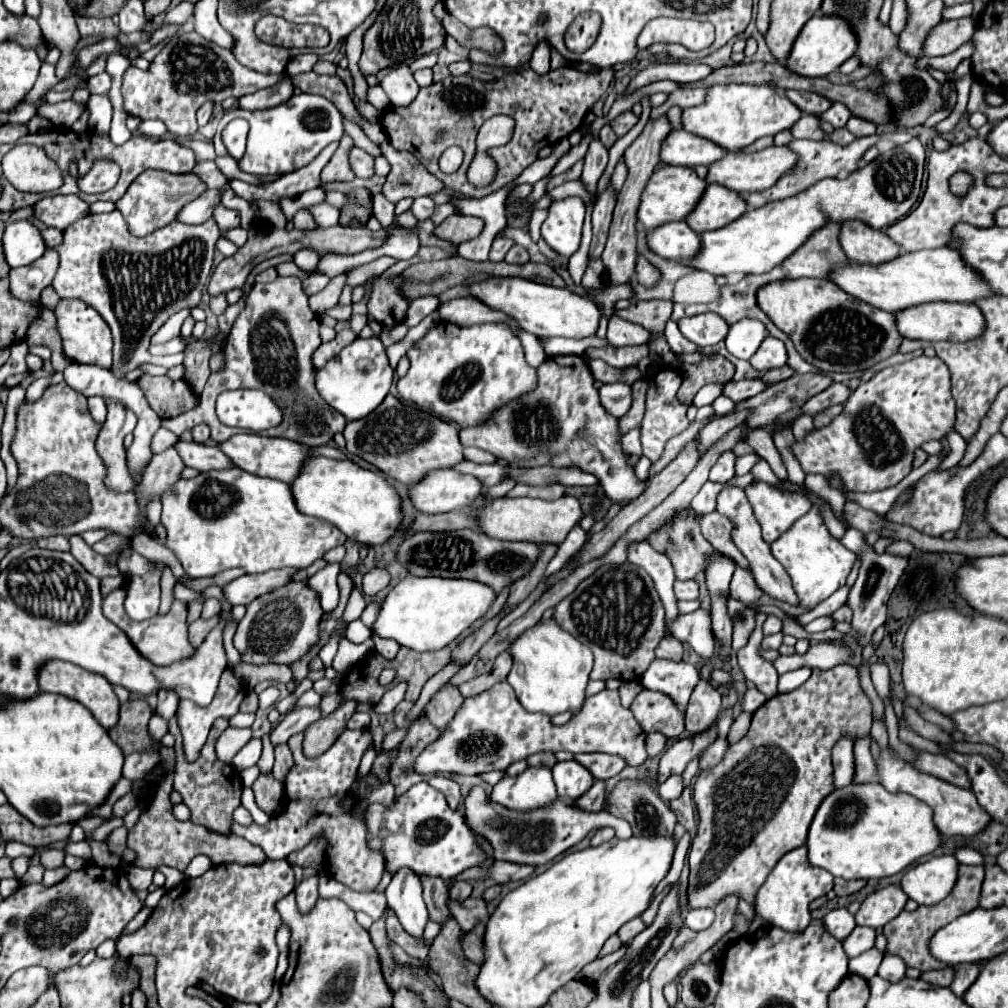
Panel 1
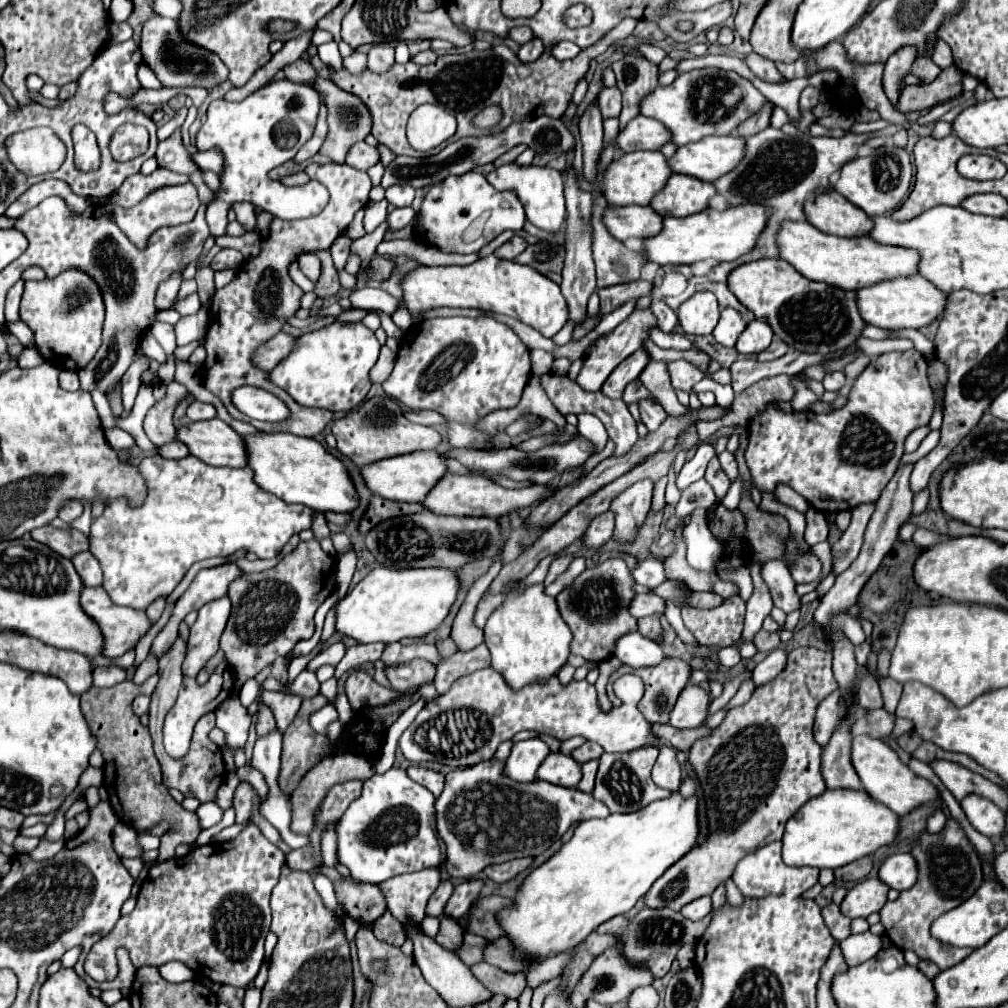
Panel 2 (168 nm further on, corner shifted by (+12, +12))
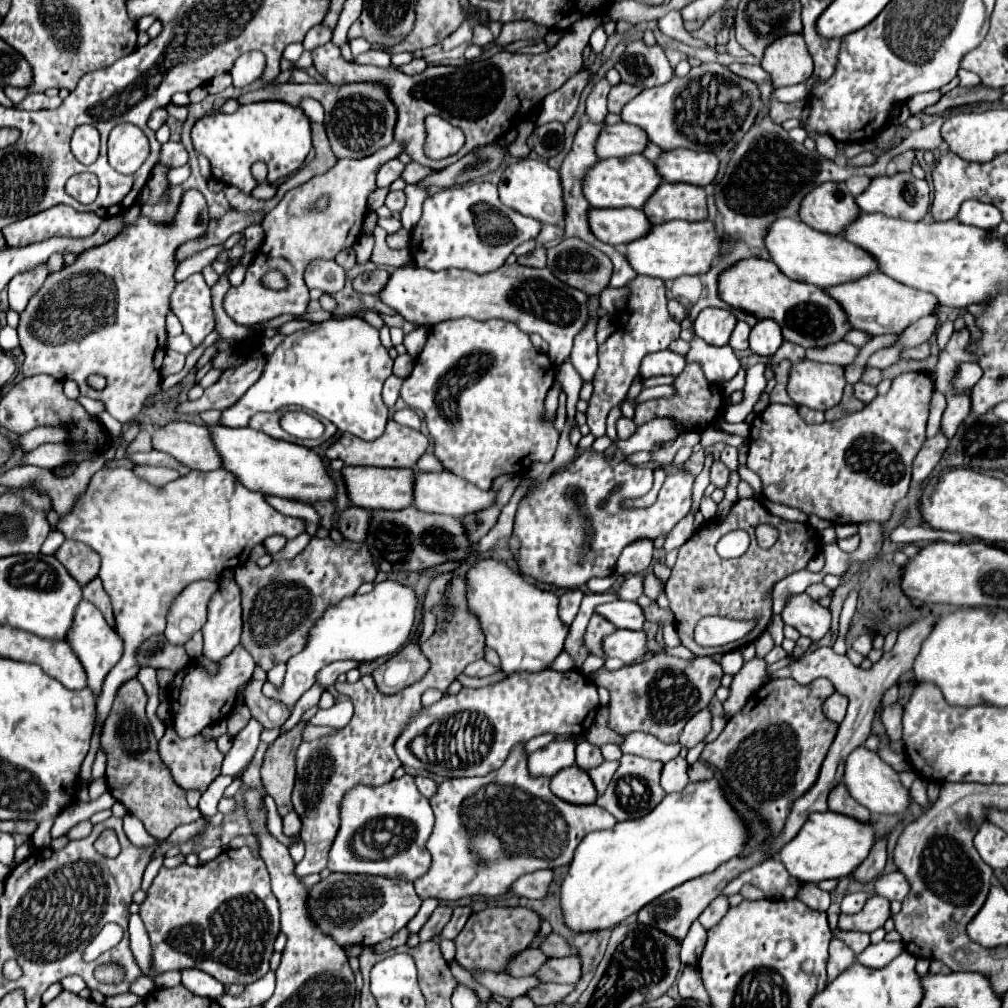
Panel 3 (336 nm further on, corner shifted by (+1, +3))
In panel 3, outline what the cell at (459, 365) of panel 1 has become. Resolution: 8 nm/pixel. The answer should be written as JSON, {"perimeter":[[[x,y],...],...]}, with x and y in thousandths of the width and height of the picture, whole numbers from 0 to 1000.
{"perimeter":[[[455,315],[455,317],[443,317],[443,319],[438,319],[434,323],[430,323],[426,327],[426,333],[424,333],[424,341],[420,345],[420,349],[416,351],[414,359],[412,359],[412,365],[408,369],[408,373],[400,379],[400,385],[398,385],[398,395],[404,399],[406,405],[410,407],[416,407],[420,409],[422,413],[422,421],[424,421],[424,427],[426,427],[426,433],[430,437],[430,450],[432,454],[439,460],[439,464],[443,468],[449,468],[453,472],[457,472],[459,476],[471,480],[473,484],[477,486],[485,486],[487,484],[487,478],[493,474],[493,472],[499,472],[499,470],[521,470],[531,458],[545,458],[549,452],[551,452],[551,444],[553,444],[553,437],[555,437],[555,429],[549,421],[543,421],[539,419],[539,413],[541,413],[541,393],[545,389],[545,385],[549,383],[551,379],[551,363],[549,359],[545,357],[543,351],[535,349],[529,345],[525,333],[521,329],[517,329],[511,321],[505,321],[501,317],[481,317],[481,319],[473,319],[469,315]]]}

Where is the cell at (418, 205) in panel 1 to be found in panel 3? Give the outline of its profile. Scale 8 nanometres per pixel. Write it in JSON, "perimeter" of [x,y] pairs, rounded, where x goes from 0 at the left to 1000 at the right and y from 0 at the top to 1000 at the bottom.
{"perimeter":[[[386,190],[382,196],[382,204],[392,212],[398,210],[398,206],[402,204],[402,190]]]}

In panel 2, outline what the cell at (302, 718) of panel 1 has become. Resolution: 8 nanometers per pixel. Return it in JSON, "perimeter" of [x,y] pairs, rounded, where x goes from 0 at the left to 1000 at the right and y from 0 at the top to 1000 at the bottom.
{"perimeter":[[[300,666],[290,678],[284,680],[286,682],[286,689],[290,691],[298,691],[302,693],[310,693],[317,688],[317,678],[313,674],[313,670],[310,666]]]}

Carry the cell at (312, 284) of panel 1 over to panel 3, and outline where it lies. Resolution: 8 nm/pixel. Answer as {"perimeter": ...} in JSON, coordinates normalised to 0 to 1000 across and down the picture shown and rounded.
{"perimeter":[[[311,258],[303,266],[305,286],[316,286],[318,290],[332,292],[342,282],[342,268],[332,258]]]}

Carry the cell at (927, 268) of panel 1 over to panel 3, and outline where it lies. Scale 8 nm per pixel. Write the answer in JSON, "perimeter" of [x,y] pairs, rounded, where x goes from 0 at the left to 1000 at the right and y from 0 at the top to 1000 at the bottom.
{"perimeter":[[[773,216],[763,222],[759,230],[759,246],[763,250],[763,256],[773,264],[779,274],[793,280],[809,282],[813,286],[850,278],[852,274],[870,268],[870,262],[866,262],[866,258],[862,258],[858,250],[846,246],[846,242],[838,242],[834,234],[813,230],[791,216]]]}

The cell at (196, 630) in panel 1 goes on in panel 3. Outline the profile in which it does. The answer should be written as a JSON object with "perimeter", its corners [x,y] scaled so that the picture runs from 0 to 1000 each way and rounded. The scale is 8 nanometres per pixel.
{"perimeter":[[[166,722],[164,724],[164,730],[158,736],[158,748],[160,748],[160,754],[168,760],[174,776],[184,784],[195,782],[195,784],[203,786],[205,780],[217,770],[219,756],[221,756],[221,748],[217,746],[215,738],[211,734],[209,736],[201,736],[199,728],[182,734],[182,732],[176,730],[174,722]]]}

